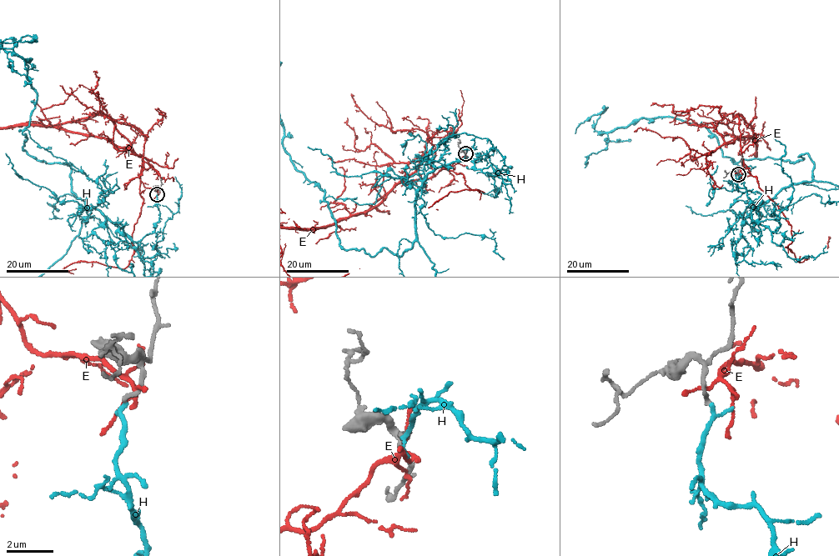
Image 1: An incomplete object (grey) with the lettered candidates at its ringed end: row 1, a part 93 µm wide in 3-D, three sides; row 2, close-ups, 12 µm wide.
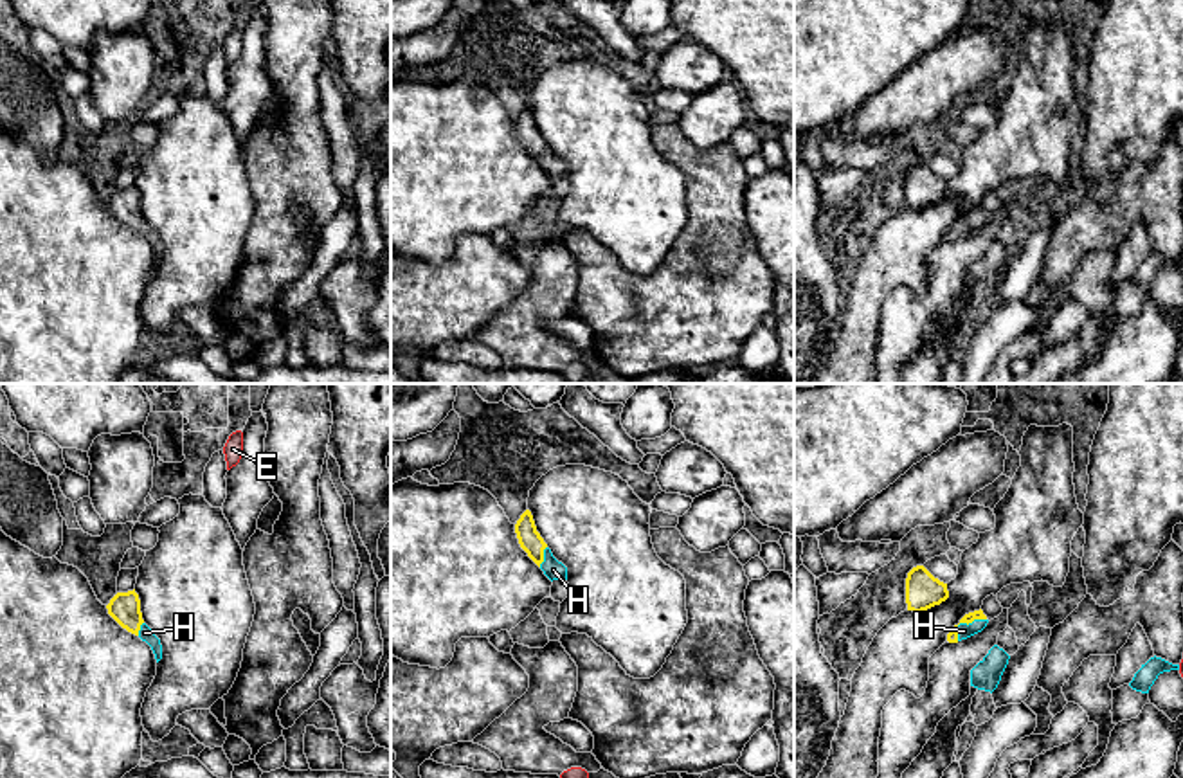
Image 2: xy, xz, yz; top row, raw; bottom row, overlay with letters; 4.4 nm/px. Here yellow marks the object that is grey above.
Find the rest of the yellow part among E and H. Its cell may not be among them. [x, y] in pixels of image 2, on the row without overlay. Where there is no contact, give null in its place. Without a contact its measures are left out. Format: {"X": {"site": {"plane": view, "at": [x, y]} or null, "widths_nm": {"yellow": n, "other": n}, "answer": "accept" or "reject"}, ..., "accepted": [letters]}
{"E": {"site": null, "answer": "reject"}, "H": {"site": {"plane": "yz", "at": [964, 218]}, "widths_nm": {"yellow": 50, "other": 70}, "answer": "accept"}, "accepted": ["H"]}

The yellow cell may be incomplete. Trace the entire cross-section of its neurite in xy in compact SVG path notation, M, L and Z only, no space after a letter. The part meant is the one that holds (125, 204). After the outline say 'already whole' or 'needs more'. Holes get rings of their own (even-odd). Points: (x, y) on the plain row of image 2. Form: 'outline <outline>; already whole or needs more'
outline M133 187L128 189L117 189L110 200L106 202L108 211L128 229L139 232L142 238L146 238L153 250L157 259L162 256L162 241L160 236L151 229L151 225L144 220L142 209L140 209L140 196L139 191Z; needs more

